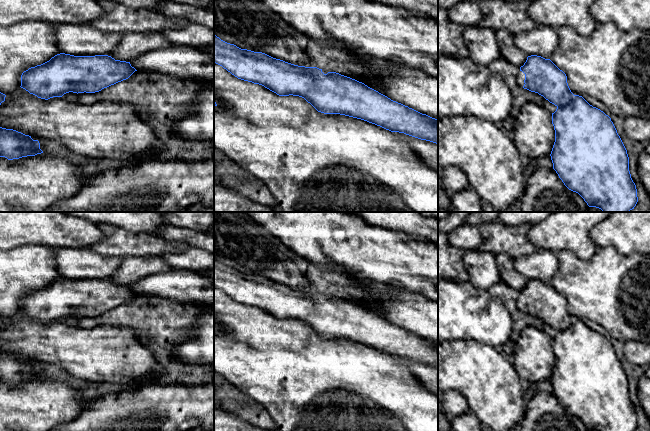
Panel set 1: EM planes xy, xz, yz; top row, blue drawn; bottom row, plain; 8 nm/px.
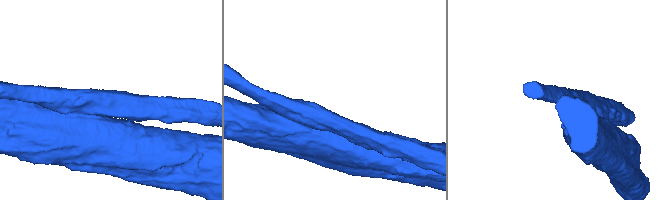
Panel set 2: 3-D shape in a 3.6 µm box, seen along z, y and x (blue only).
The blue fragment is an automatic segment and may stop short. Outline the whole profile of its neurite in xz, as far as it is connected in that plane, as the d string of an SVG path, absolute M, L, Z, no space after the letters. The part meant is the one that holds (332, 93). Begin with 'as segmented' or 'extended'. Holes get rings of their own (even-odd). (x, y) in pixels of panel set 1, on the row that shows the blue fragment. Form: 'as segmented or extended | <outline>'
as segmented | M216 35L214 63L238 79L262 85L279 96L302 97L318 112L361 119L438 144L437 119L339 73L324 74L317 67L298 66L262 52L241 49Z

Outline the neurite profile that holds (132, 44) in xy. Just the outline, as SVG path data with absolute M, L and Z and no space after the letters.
M128 32L121 35L121 41L108 55L115 60L130 62L144 53L172 45L161 32Z

